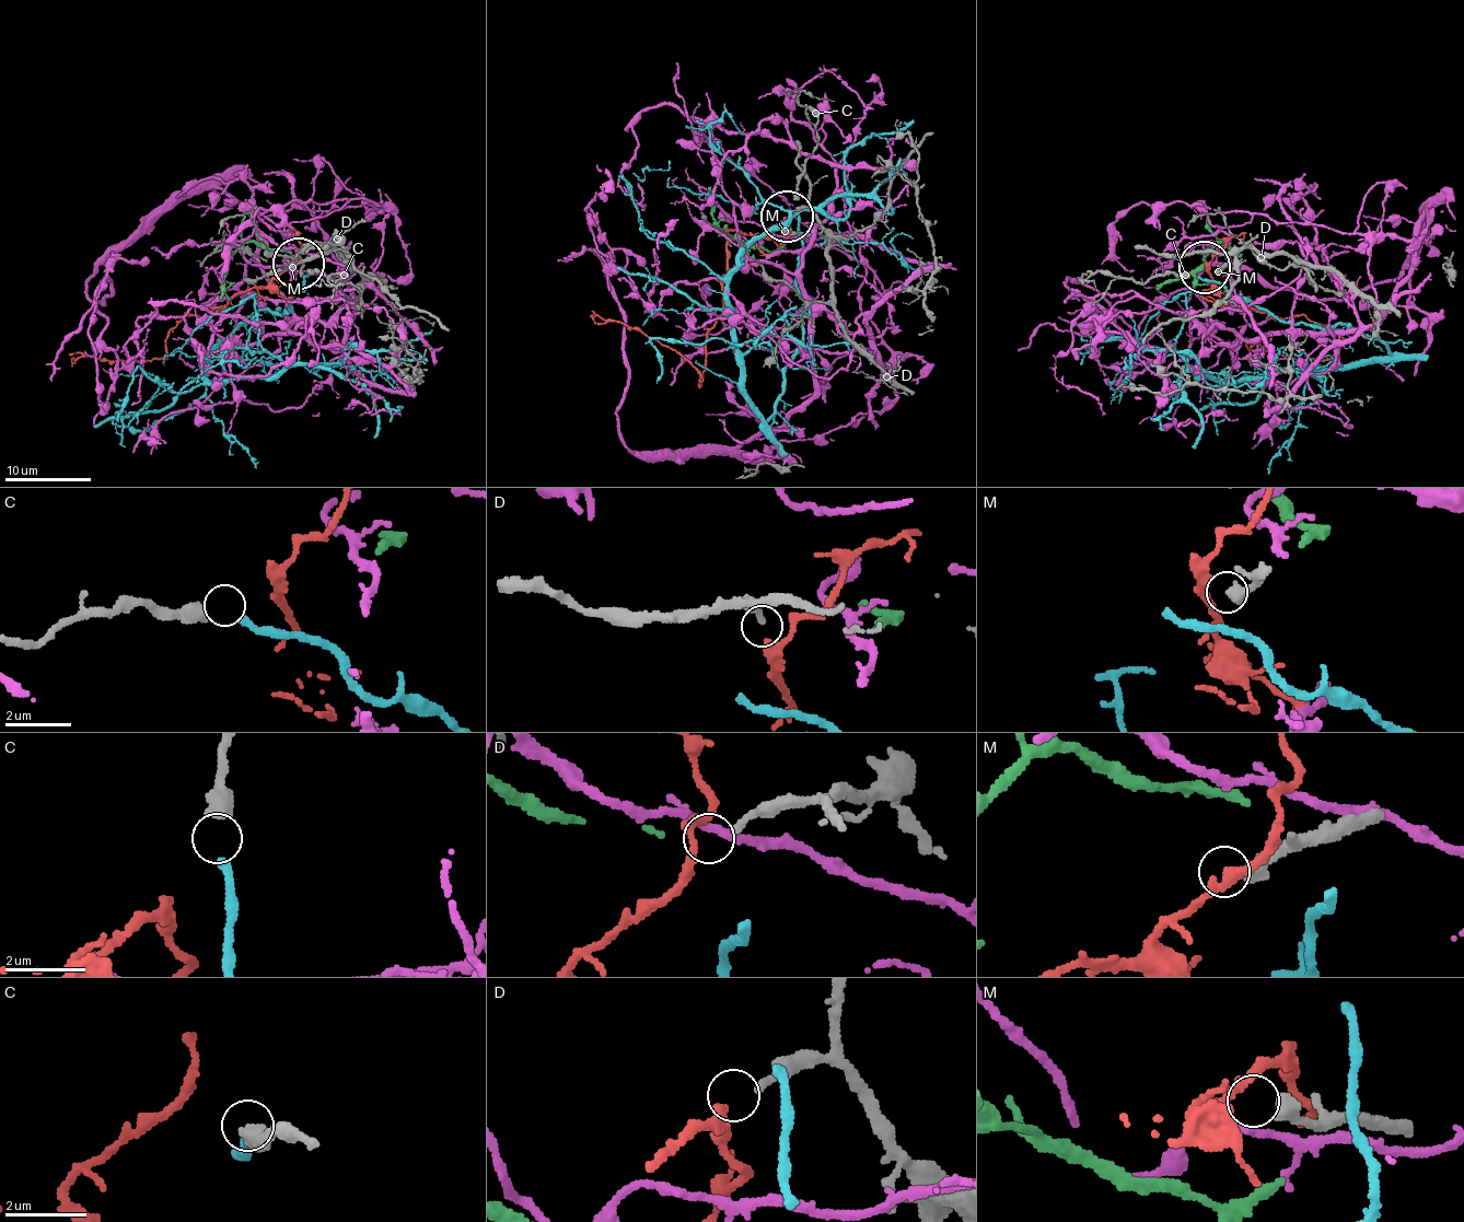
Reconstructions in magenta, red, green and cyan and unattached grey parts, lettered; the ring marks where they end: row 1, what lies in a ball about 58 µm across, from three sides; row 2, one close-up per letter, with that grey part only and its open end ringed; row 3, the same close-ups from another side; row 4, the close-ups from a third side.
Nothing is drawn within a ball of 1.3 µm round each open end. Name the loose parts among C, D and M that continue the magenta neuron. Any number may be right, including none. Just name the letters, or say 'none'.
none

